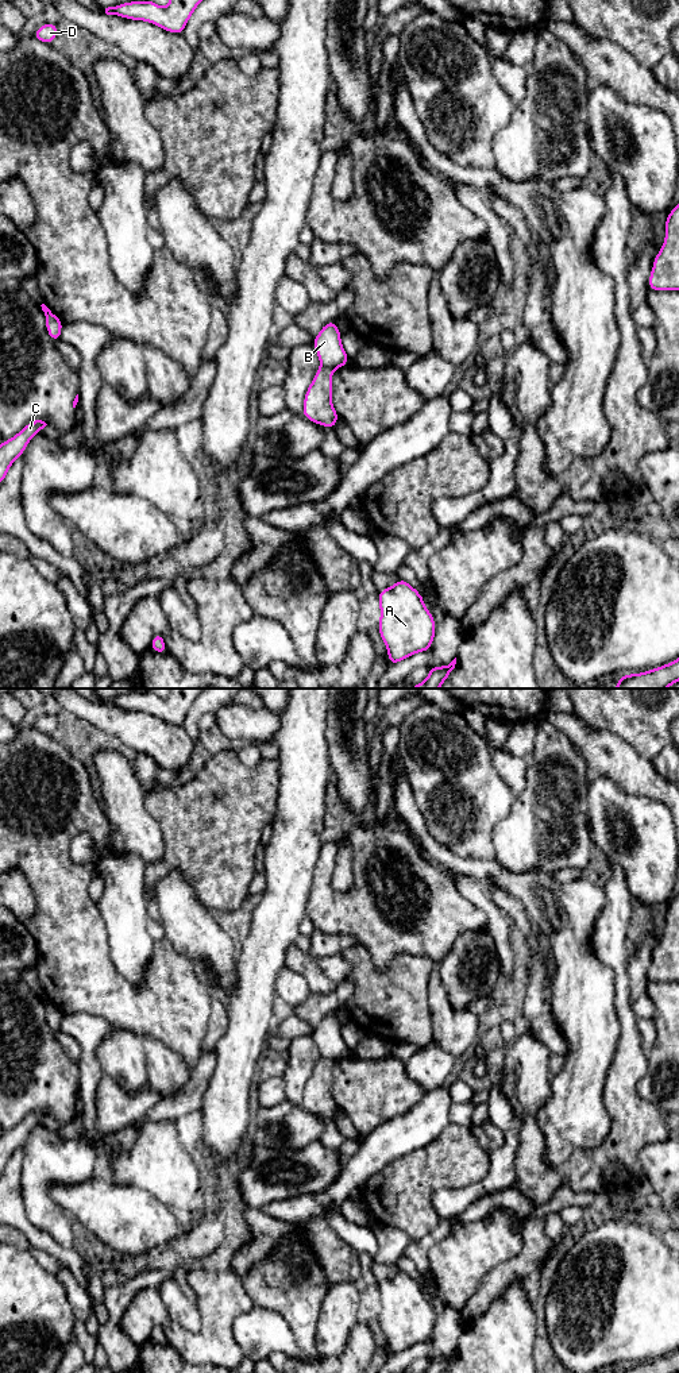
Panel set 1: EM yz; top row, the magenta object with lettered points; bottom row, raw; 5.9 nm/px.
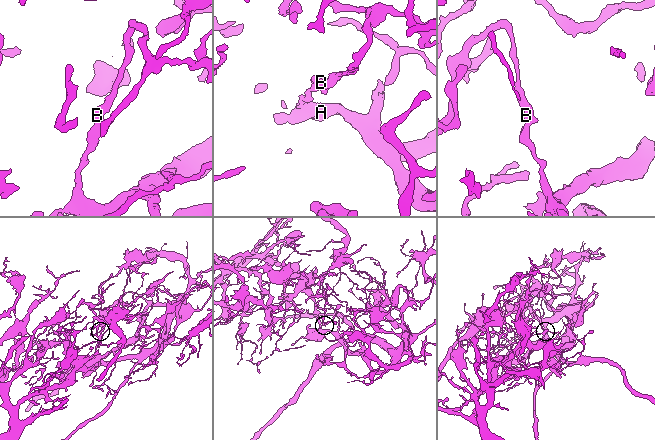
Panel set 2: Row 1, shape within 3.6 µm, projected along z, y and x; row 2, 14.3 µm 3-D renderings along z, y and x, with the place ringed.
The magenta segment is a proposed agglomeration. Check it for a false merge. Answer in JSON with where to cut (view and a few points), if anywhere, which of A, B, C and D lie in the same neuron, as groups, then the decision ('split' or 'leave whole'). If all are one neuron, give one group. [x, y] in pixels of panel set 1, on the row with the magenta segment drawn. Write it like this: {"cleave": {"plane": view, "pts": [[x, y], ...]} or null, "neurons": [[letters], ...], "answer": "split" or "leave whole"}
{"cleave": {"plane": "yz", "pts": [[321, 365], [331, 371]]}, "neurons": [["A"], ["B", "C", "D"]], "answer": "split"}

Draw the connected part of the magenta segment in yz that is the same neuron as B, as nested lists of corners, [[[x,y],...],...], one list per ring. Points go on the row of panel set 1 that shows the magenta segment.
[[[332,320],[321,328],[312,343],[320,358],[320,365],[331,371],[346,366],[351,360],[342,346],[340,336],[342,333]]]

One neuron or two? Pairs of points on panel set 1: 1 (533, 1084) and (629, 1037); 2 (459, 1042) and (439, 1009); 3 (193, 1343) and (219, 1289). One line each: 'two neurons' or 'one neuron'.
1: two neurons
2: one neuron
3: one neuron

